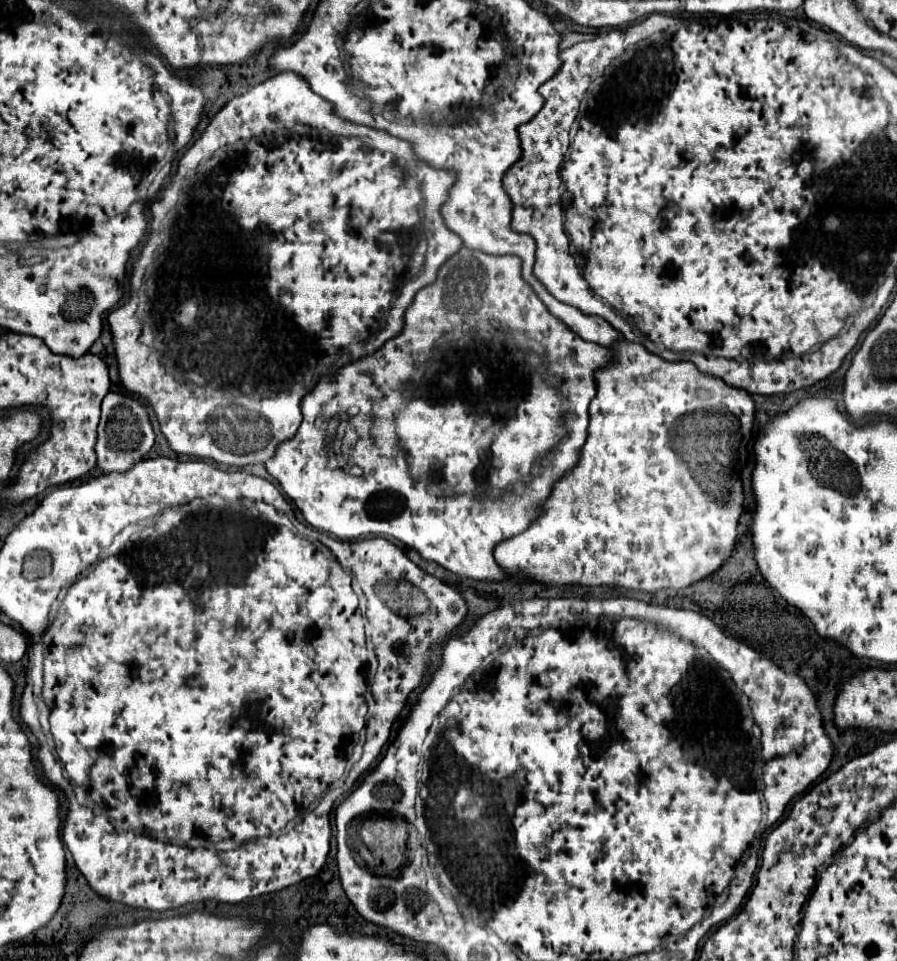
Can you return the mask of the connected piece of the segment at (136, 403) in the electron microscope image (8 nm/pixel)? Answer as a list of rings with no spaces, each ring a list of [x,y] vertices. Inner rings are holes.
[[[110,391],[102,401],[102,419],[98,425],[98,443],[96,443],[98,467],[104,473],[126,471],[134,463],[144,459],[152,445],[154,445],[154,431],[148,419],[146,403],[136,395]]]

